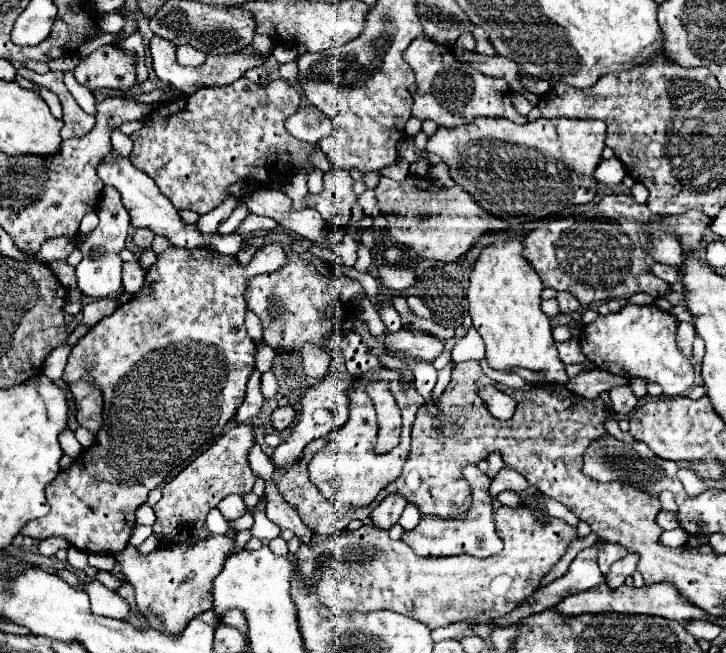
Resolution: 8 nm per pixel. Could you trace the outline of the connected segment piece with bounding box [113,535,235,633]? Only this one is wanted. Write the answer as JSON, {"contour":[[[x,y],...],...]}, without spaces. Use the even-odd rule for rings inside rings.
{"contour":[[[209,535],[201,541],[187,541],[173,547],[157,547],[149,555],[143,555],[135,545],[127,545],[123,551],[115,553],[115,561],[121,567],[121,575],[133,585],[137,607],[147,617],[149,625],[161,631],[181,631],[195,615],[209,611],[209,591],[211,581],[223,569],[225,559],[235,549],[235,537],[229,535]]]}

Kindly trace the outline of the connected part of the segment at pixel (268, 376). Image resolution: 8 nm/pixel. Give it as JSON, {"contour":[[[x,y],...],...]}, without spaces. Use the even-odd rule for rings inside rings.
{"contour":[[[271,371],[263,373],[261,393],[265,395],[265,399],[273,399],[273,397],[275,397],[275,393],[277,393],[277,389],[279,389],[279,385],[277,385],[277,379],[275,379],[275,375],[273,375]]]}

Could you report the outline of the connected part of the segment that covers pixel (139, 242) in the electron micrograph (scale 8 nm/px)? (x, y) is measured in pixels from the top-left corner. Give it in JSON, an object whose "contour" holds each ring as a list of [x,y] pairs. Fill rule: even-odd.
{"contour":[[[137,229],[135,235],[133,235],[133,243],[141,249],[151,249],[151,241],[153,241],[153,231],[147,231],[147,229]]]}

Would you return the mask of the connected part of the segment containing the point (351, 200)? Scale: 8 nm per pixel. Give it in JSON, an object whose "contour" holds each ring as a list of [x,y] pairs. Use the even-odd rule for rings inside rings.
{"contour":[[[331,167],[331,171],[325,173],[323,181],[323,193],[309,195],[307,205],[321,213],[327,229],[347,227],[351,219],[351,207],[357,203],[357,195],[353,193],[353,177],[349,171]]]}

